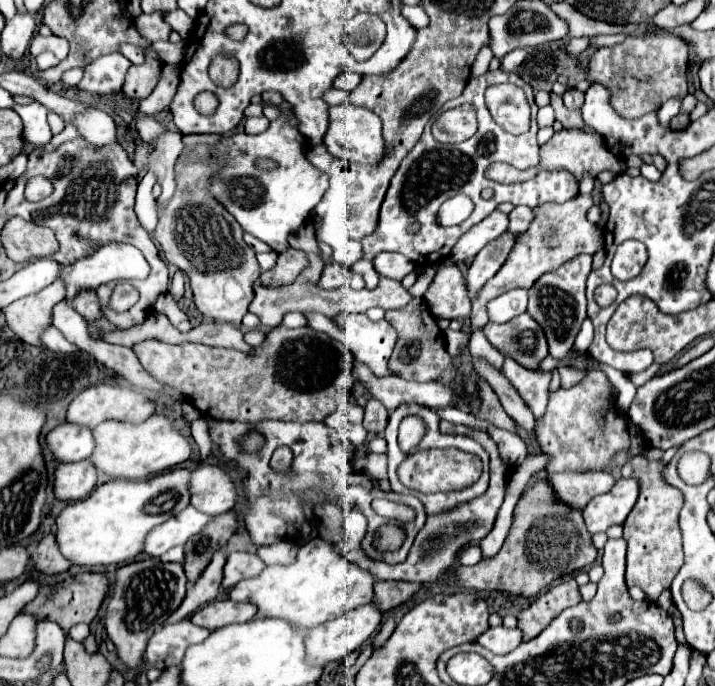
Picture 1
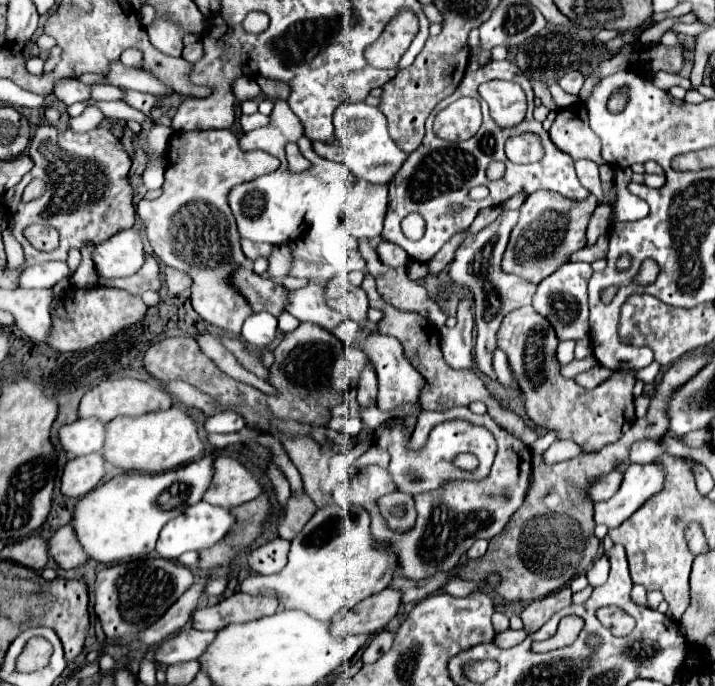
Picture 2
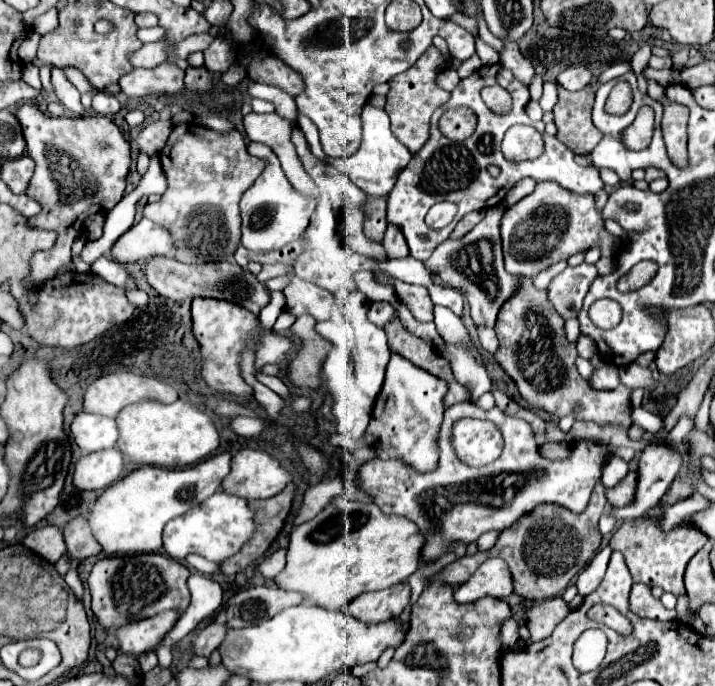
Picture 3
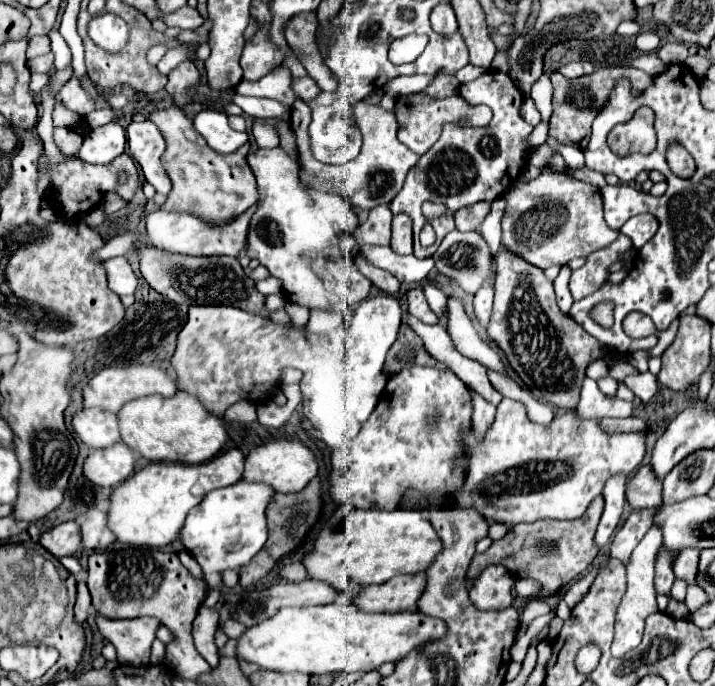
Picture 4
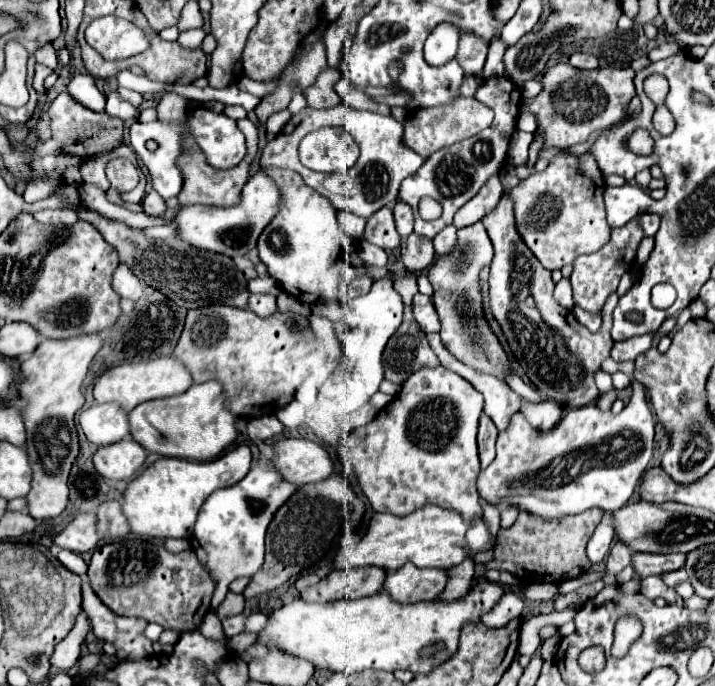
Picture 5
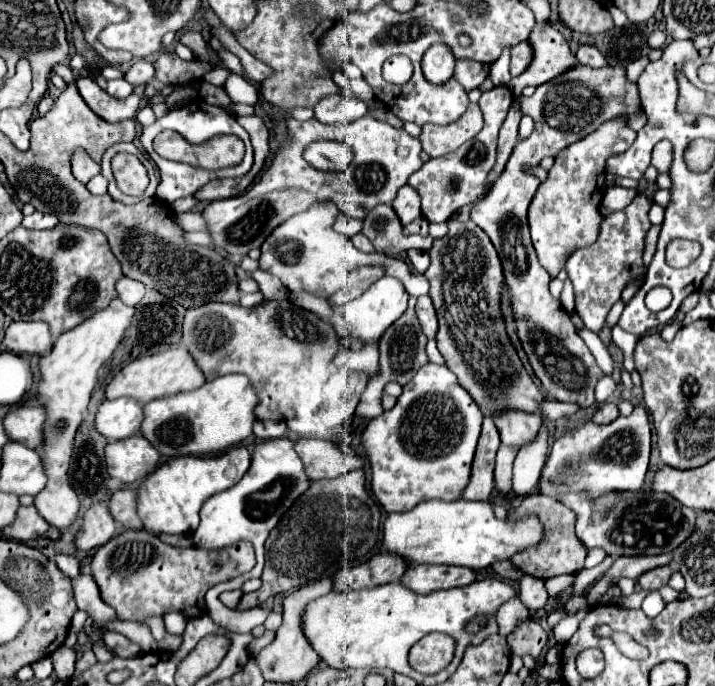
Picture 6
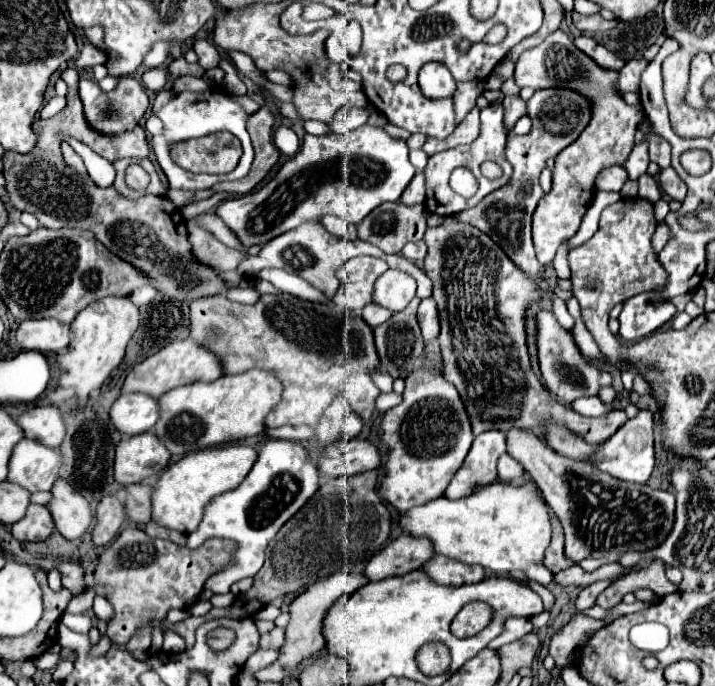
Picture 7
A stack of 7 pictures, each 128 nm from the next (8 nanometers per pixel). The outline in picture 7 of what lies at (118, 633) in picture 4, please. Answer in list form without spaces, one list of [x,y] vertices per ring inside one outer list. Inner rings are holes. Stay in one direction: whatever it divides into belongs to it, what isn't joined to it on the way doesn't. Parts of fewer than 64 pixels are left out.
[[[56,560],[56,570],[60,572],[62,576],[62,584],[64,588],[68,588],[72,594],[80,594],[86,584],[84,584],[84,570],[78,562],[62,562],[62,560]]]

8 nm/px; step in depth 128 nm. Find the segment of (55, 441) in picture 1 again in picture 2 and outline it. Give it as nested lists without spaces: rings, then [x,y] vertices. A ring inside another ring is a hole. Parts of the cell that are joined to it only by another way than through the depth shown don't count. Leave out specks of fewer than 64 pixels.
[[[80,418],[60,430],[60,444],[72,456],[100,452],[106,440],[106,424],[98,418]]]

